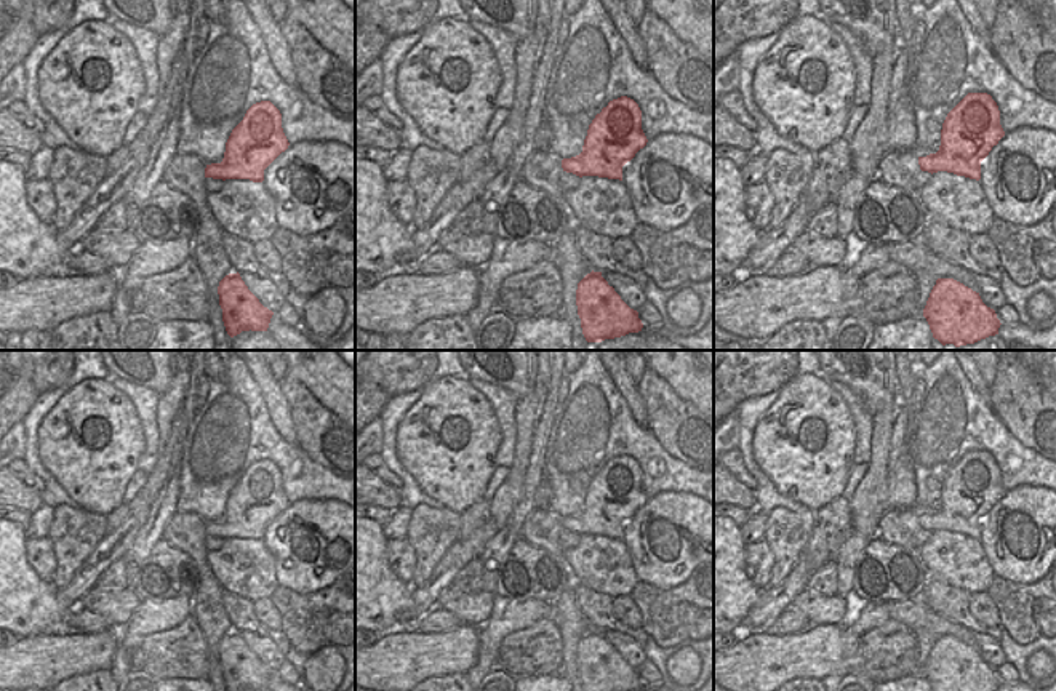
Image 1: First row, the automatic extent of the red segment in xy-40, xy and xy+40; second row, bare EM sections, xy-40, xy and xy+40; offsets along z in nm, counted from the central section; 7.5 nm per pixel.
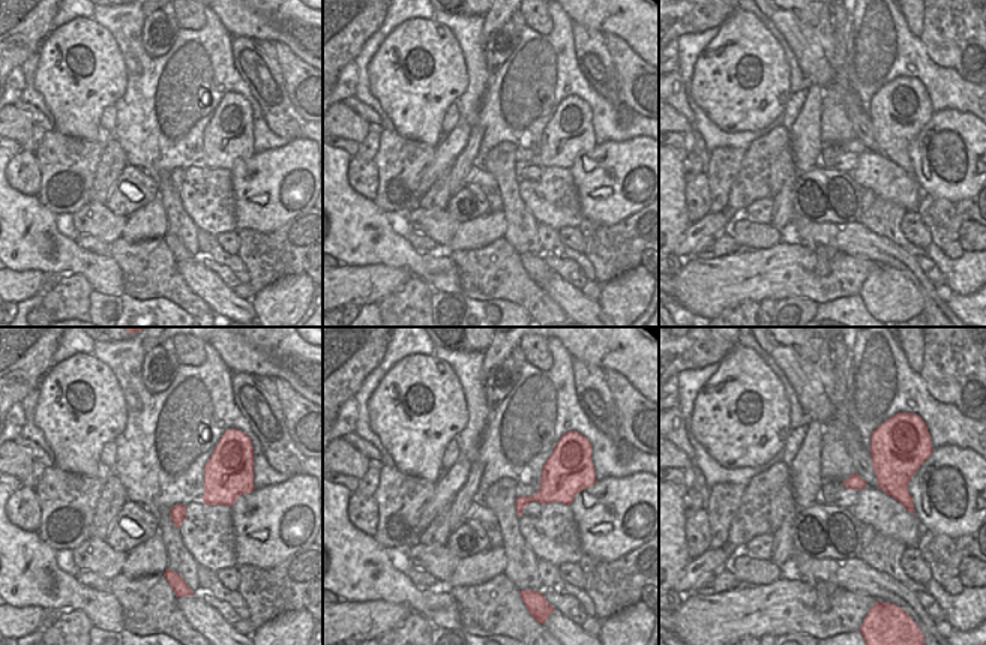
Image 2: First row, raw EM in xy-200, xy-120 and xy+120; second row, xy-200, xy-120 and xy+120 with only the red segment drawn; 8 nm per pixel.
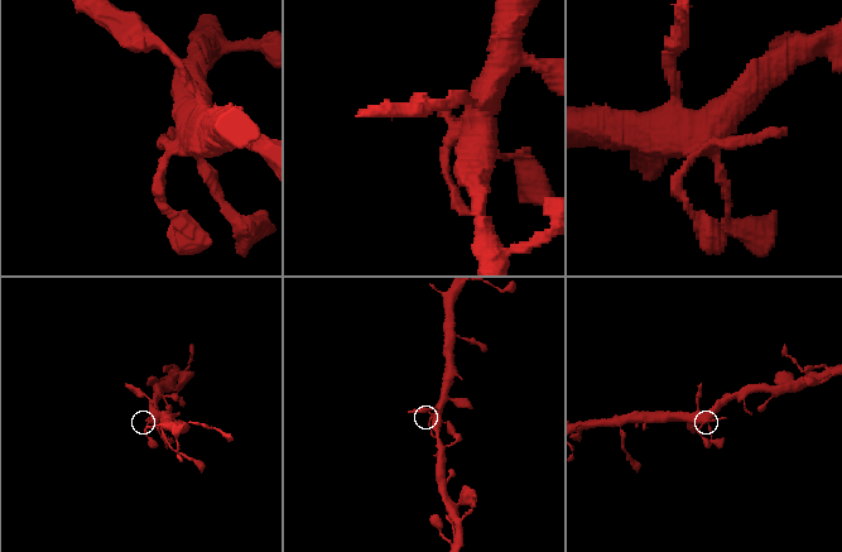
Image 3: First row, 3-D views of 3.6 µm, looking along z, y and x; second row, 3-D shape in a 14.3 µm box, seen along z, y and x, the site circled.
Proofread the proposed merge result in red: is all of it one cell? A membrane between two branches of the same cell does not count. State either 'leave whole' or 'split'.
split

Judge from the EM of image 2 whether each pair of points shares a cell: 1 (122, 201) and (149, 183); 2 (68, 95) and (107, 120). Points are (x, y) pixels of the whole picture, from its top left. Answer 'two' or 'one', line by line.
1: one
2: two

